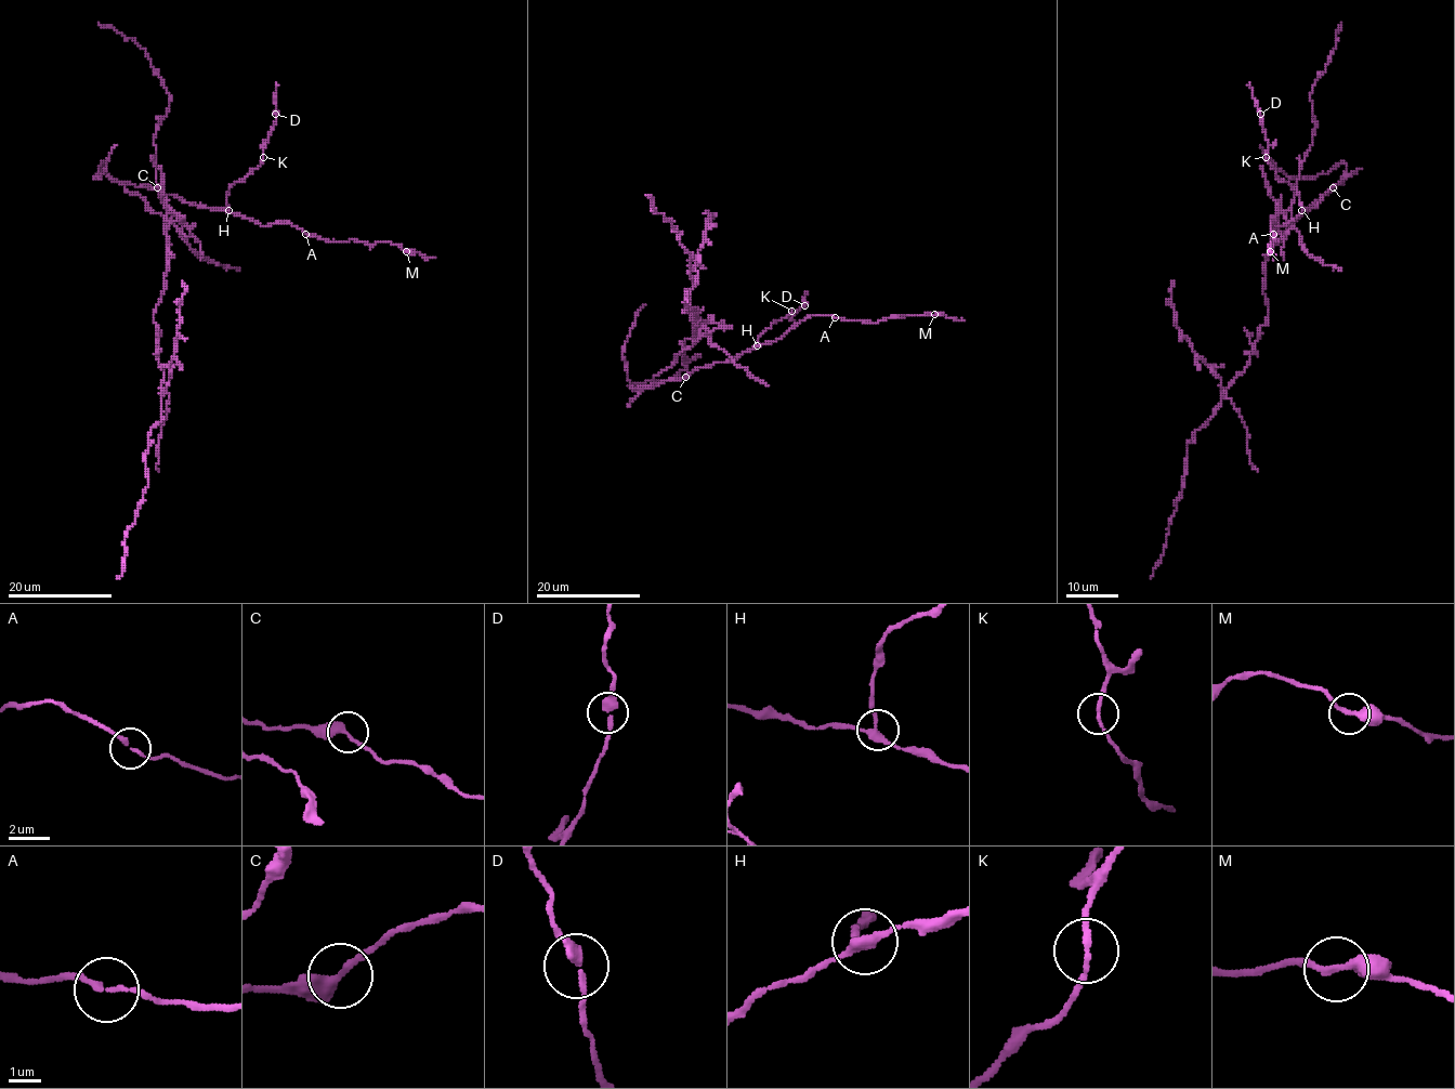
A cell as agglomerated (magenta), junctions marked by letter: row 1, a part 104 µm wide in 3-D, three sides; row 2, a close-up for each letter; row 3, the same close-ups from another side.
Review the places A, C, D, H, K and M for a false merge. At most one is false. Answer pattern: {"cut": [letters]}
{"cut": ["C"]}

